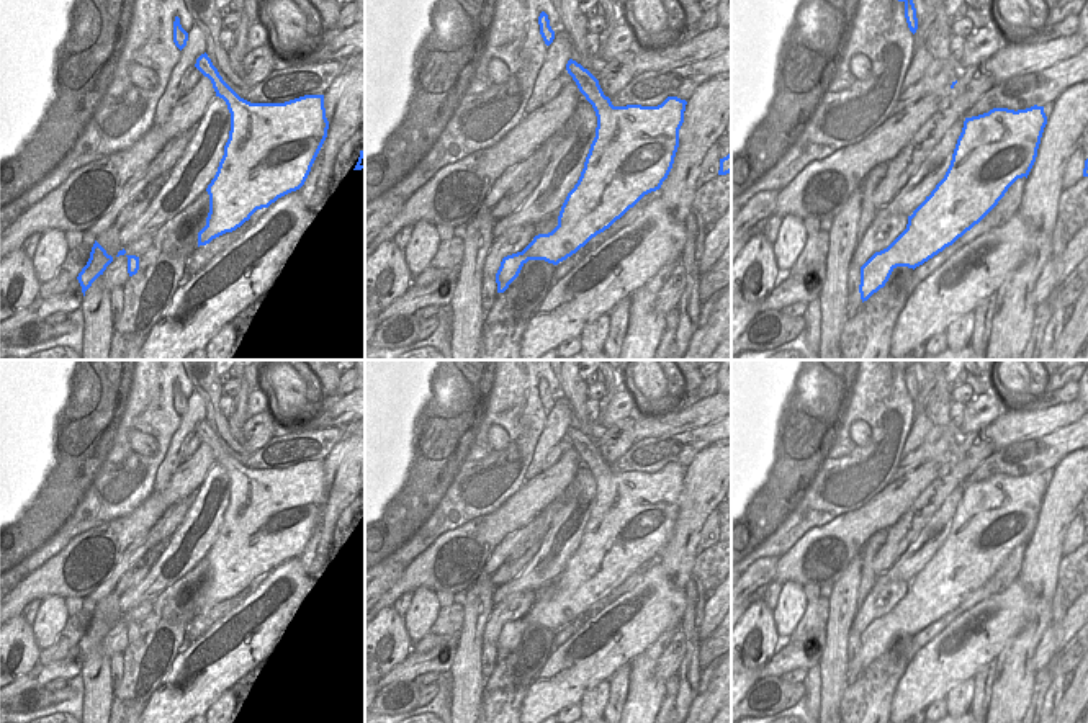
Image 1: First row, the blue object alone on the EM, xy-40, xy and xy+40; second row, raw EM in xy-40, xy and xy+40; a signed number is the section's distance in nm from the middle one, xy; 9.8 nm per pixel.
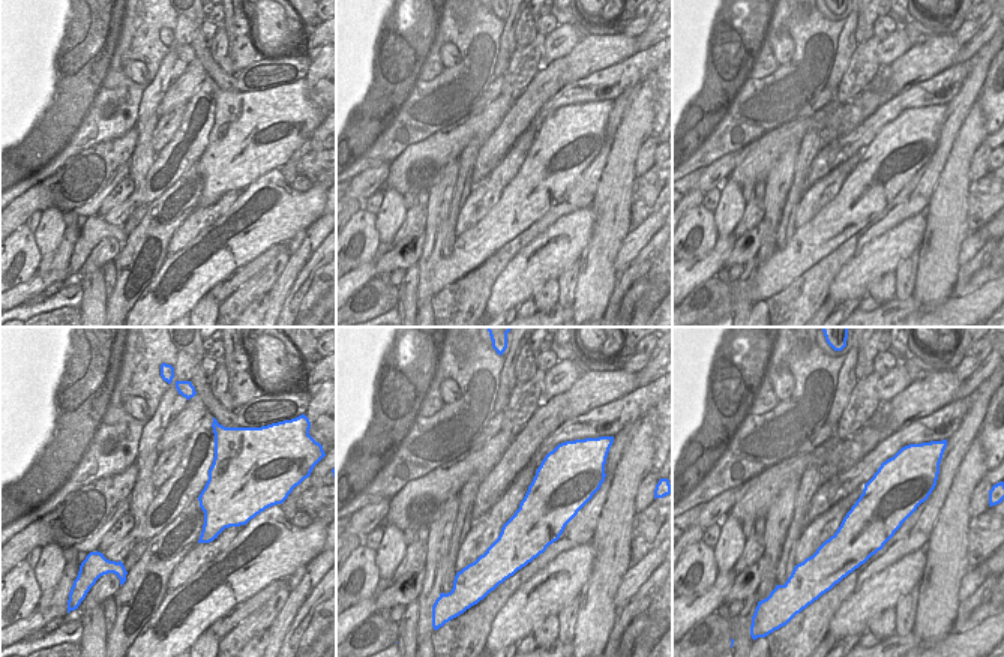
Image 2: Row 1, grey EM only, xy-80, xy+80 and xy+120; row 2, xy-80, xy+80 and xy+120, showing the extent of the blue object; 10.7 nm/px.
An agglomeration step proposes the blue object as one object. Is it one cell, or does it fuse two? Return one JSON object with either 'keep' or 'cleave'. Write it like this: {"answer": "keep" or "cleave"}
{"answer": "cleave"}

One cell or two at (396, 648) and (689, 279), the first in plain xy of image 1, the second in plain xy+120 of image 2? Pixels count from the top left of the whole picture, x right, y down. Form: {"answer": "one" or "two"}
{"answer": "two"}

